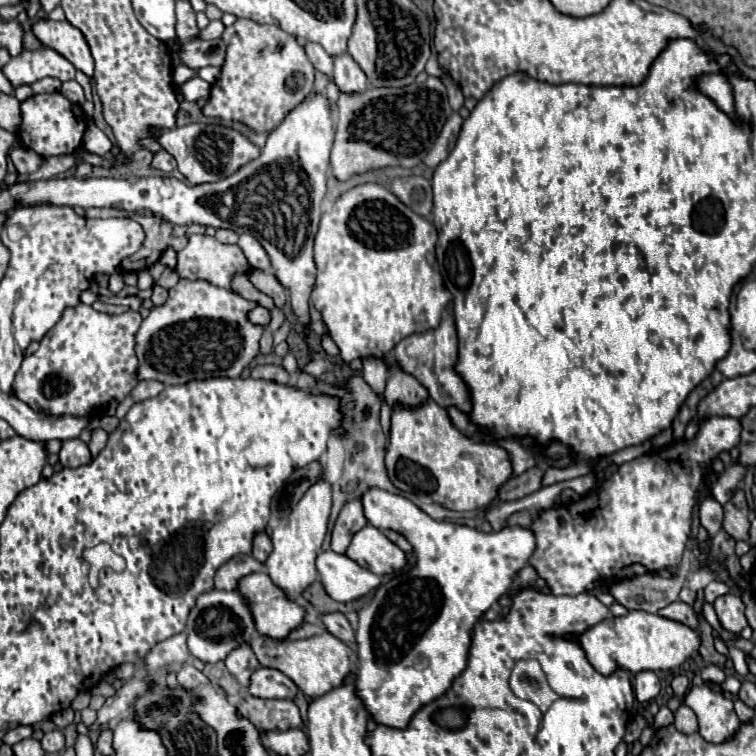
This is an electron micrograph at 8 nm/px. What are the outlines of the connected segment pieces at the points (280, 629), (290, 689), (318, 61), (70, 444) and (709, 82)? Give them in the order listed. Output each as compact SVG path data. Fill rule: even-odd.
M253 572L253 574L243 576L237 584L237 590L253 614L257 632L263 636L283 640L293 628L297 628L303 622L305 610L299 604L295 604L293 600L289 600L289 596L285 596L285 592L281 592L281 588L277 588L265 572Z
M259 666L251 674L247 692L257 698L293 698L297 694L297 686L283 672Z
M303 42L303 48L305 48L305 54L307 54L307 58L311 60L311 64L317 68L317 70L321 70L323 74L327 74L327 76L331 76L333 72L333 60L331 60L331 56L317 44L317 42Z
M79 438L65 440L63 446L61 446L61 452L59 452L59 460L61 460L63 466L77 468L77 466L81 466L81 464L89 464L91 452L89 452L87 444L81 442Z
M723 72L709 74L697 80L697 88L707 94L723 112L733 116L733 88Z

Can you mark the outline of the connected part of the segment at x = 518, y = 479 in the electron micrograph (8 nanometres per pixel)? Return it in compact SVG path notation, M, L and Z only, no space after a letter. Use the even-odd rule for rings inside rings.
M539 466L529 468L527 472L511 478L505 486L501 486L499 498L501 500L519 500L527 494L533 494L535 490L541 488L541 480L543 480L543 470Z

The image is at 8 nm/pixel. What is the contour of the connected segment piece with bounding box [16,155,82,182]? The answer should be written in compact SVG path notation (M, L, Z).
M62 155L44 158L40 168L29 175L18 175L17 182L38 182L39 180L47 180L56 177L58 174L66 170L77 167L82 160L74 155Z

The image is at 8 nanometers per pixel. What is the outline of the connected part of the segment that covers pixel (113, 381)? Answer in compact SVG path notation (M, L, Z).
M87 304L65 308L59 322L43 336L39 350L23 358L23 364L13 382L13 394L29 408L55 416L65 416L65 414L85 416L85 414L93 414L95 408L111 402L113 398L121 402L137 384L135 332L139 324L141 324L141 316L139 312L133 310L119 316L109 316L93 310Z

